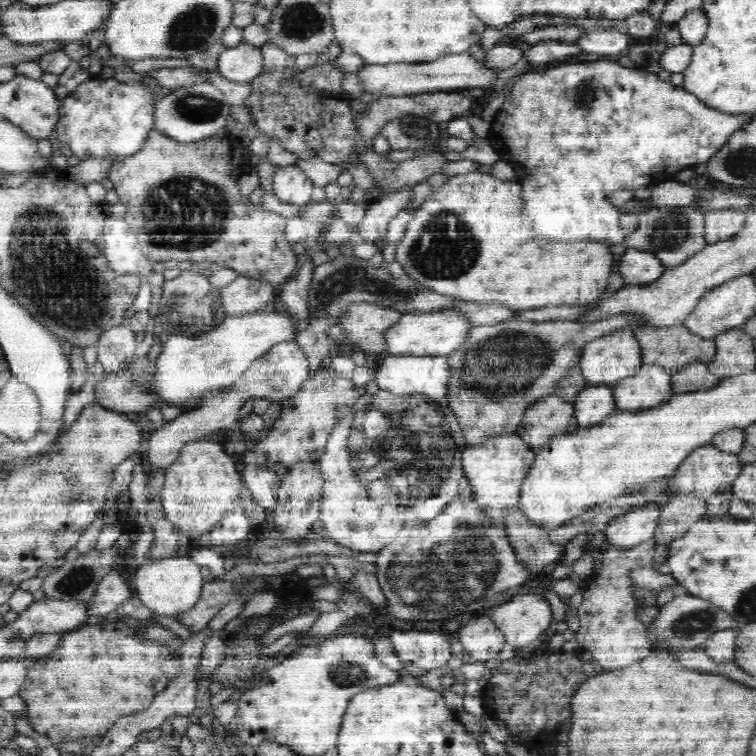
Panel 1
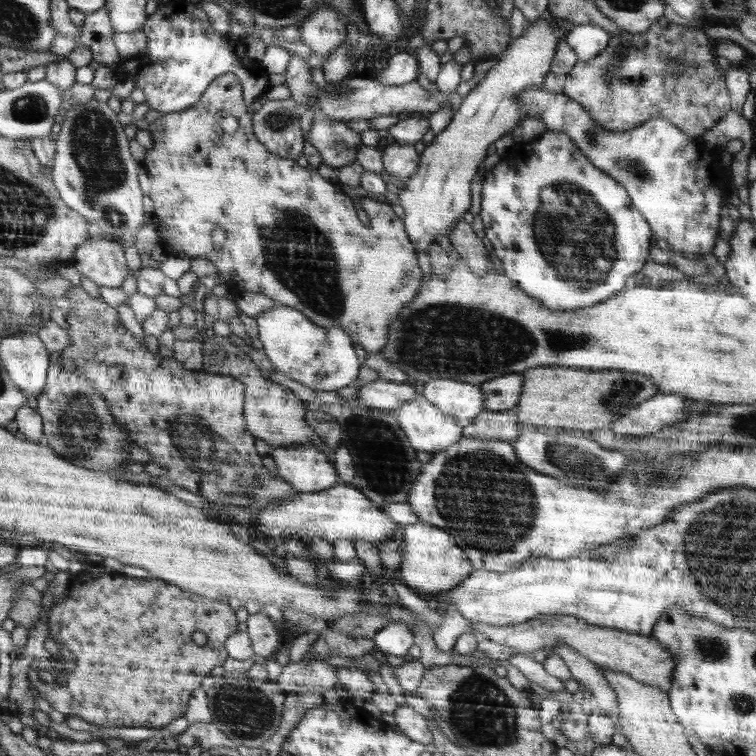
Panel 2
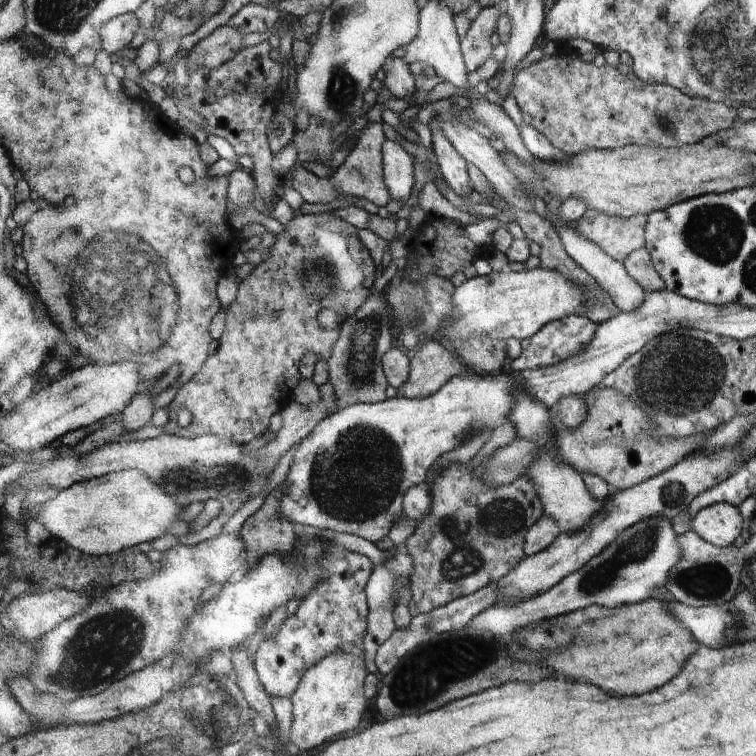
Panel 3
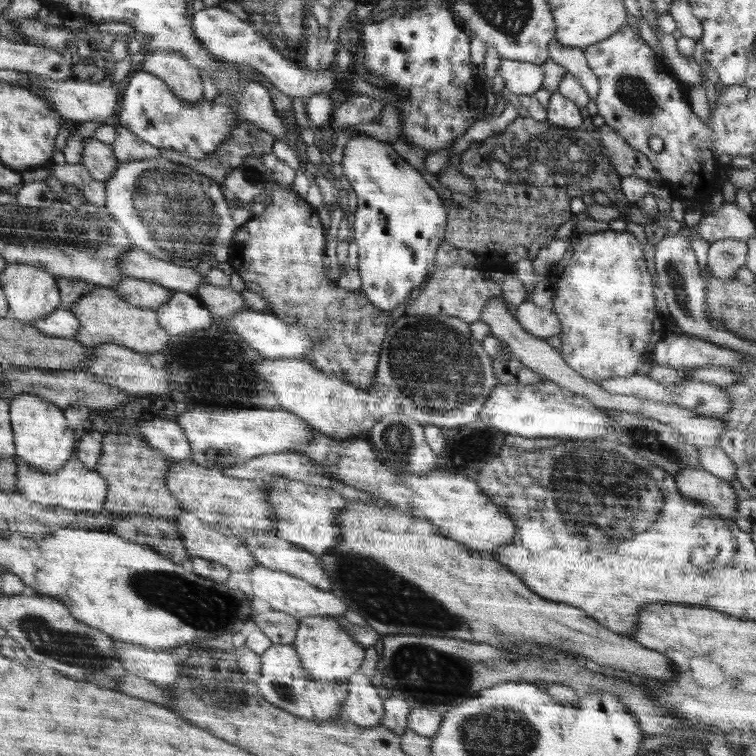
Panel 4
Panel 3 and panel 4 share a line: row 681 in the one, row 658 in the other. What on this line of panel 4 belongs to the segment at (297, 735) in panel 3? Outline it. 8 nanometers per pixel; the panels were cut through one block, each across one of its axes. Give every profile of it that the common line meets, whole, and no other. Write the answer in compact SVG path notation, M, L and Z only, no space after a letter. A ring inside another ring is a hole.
M312 615L299 619L299 627L292 646L299 653L304 668L318 683L334 685L348 682L350 676L362 666L364 647L351 636L334 617L328 615Z

